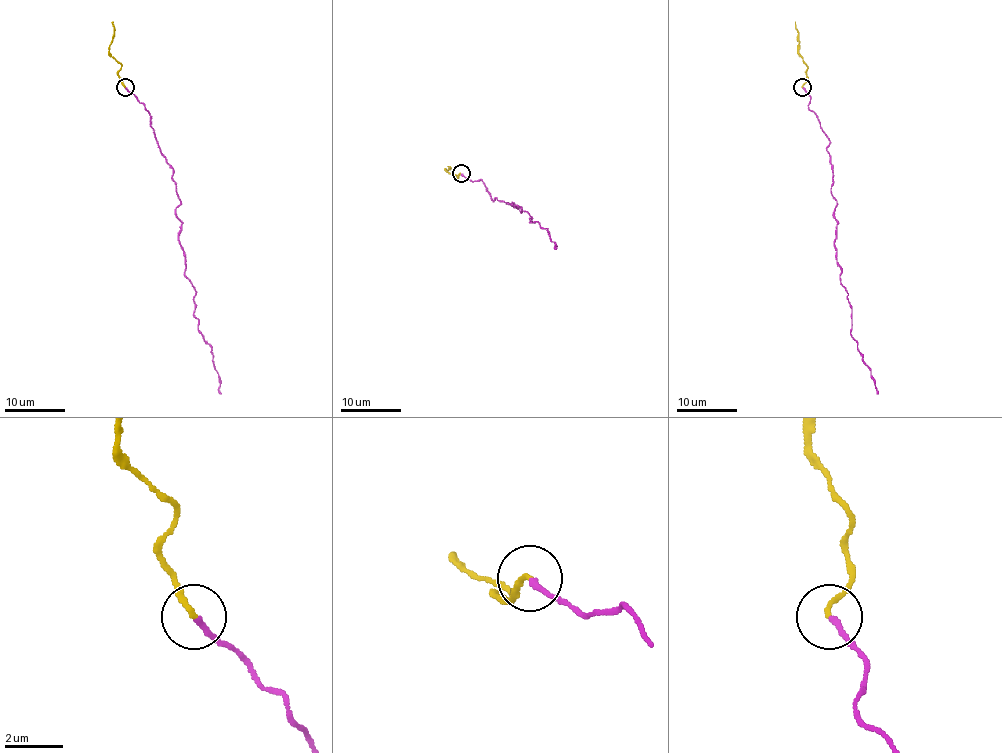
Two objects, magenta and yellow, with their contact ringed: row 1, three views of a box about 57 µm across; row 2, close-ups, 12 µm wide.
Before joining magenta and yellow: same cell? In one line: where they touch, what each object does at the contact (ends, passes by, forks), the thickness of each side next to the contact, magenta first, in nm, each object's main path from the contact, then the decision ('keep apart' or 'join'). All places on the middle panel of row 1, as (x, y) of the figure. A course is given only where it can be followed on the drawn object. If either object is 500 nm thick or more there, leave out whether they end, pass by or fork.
(461, 173) | magenta ends | yellow ends | 200/170 nm | magenta via (461, 174), (470, 181), (479, 178), (493, 201), (513, 201), (529, 222), (547, 228), (556, 249) | yellow via (461, 174), (454, 177), (445, 169), (449, 169), (448, 166) | join

